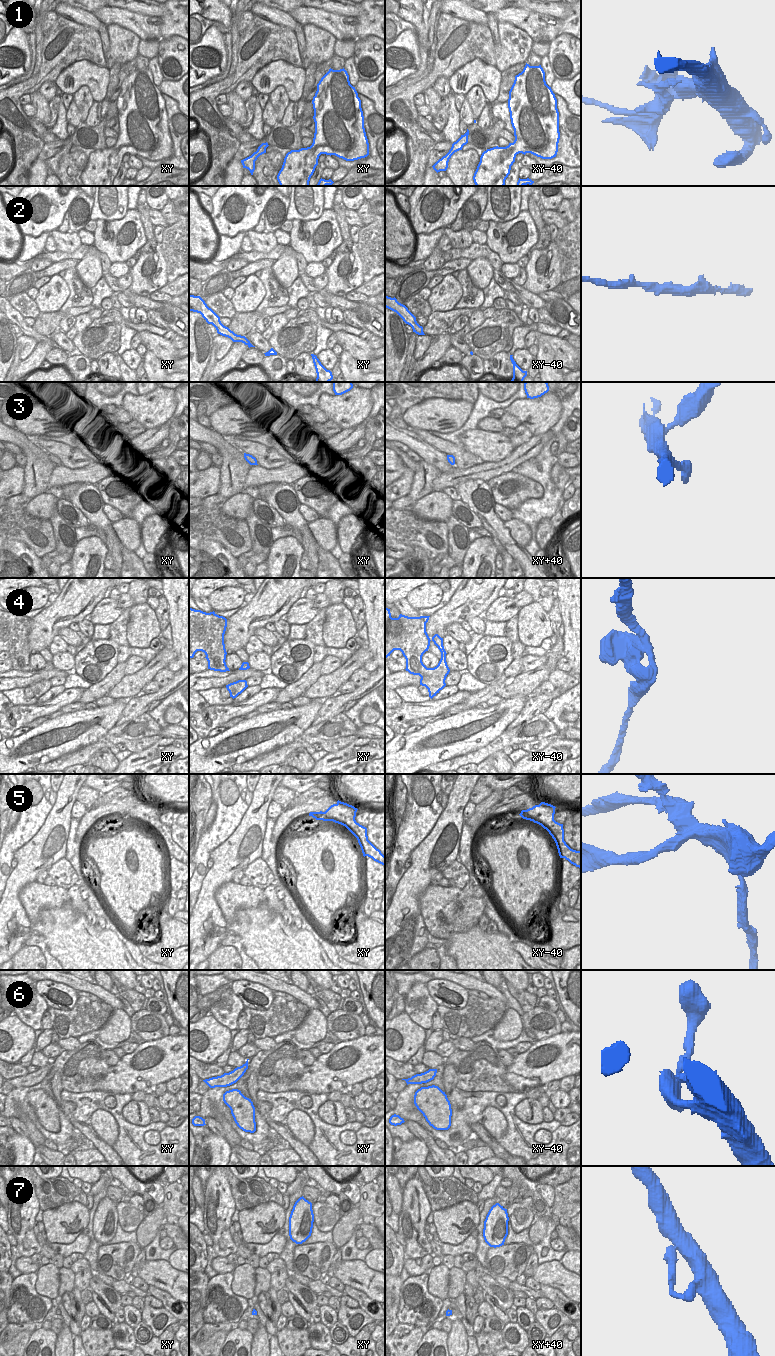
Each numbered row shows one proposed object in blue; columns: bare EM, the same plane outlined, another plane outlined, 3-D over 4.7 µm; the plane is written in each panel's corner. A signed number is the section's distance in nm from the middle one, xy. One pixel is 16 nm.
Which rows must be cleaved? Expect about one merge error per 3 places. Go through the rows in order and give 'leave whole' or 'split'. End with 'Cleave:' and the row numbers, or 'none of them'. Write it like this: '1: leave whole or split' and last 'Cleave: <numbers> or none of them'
1: split
2: leave whole
3: leave whole
4: leave whole
5: split
6: leave whole
7: split
Cleave: 1, 5, 7

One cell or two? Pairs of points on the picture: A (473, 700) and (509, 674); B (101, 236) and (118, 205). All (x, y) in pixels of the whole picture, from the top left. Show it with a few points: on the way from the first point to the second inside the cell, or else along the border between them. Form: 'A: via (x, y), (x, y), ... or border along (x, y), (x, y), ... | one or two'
A: via (482, 696), (500, 682) | one
B: border along (127, 209), (120, 219), (95, 220) | two

